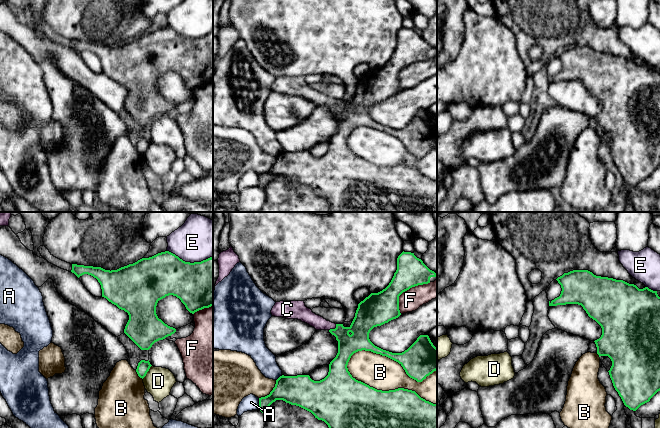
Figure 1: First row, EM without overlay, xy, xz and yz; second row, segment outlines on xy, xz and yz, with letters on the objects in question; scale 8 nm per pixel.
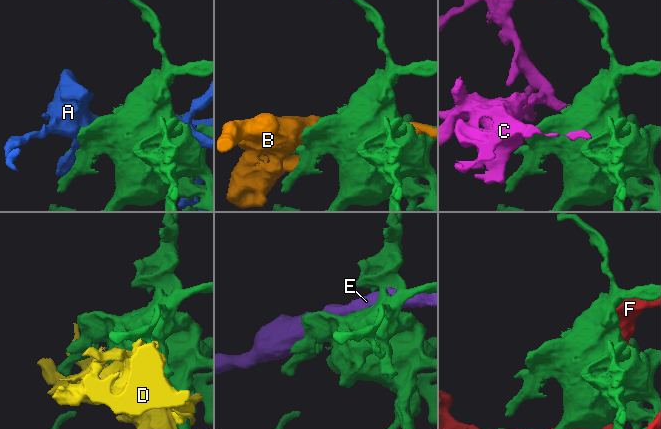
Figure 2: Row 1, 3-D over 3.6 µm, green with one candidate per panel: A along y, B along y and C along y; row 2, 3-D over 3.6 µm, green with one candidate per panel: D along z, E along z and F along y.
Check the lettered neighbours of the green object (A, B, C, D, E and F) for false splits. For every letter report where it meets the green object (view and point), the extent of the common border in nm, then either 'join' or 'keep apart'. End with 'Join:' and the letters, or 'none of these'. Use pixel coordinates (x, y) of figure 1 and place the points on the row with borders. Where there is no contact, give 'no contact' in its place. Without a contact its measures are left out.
A: xz (259, 403) | 90 nm | keep apart
B: xz (384, 391) | 800 nm | keep apart
C: xz (333, 329) | 80 nm | join
D: xy (147, 371) | 130 nm | keep apart
E: xy (189, 262) | 360 nm | keep apart
F: xz (406, 290) | 360 nm | keep apart
Join: C

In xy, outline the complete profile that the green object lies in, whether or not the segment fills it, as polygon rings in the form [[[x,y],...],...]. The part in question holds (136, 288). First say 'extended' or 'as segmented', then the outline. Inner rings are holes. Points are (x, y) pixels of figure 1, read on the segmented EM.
as segmented | [[[165,251],[117,270],[72,264],[72,273],[78,278],[84,274],[98,280],[102,297],[124,310],[129,315],[124,333],[141,349],[149,350],[152,345],[171,336],[176,329],[165,324],[156,314],[159,300],[173,295],[181,300],[186,309],[194,314],[213,306],[213,258],[201,262],[185,262],[175,254]]]

